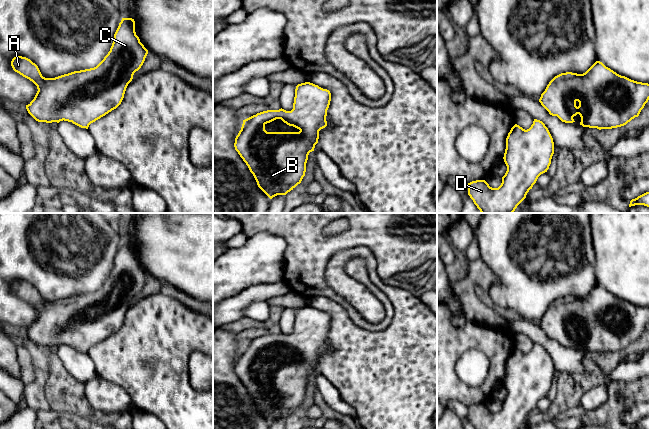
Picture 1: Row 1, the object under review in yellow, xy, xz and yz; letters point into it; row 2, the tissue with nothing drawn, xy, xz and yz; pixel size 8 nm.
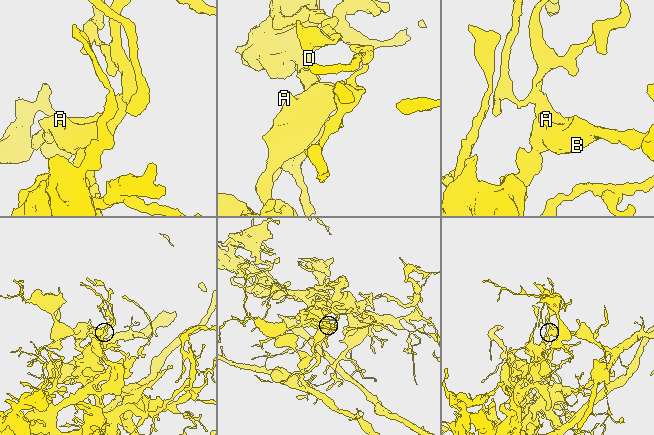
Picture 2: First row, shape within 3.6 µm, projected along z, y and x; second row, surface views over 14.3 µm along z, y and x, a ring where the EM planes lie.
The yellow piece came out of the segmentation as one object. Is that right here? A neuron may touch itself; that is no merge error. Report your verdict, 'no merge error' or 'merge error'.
merge error

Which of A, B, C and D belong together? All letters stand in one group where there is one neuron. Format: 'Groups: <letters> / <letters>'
Groups: A B C / D

